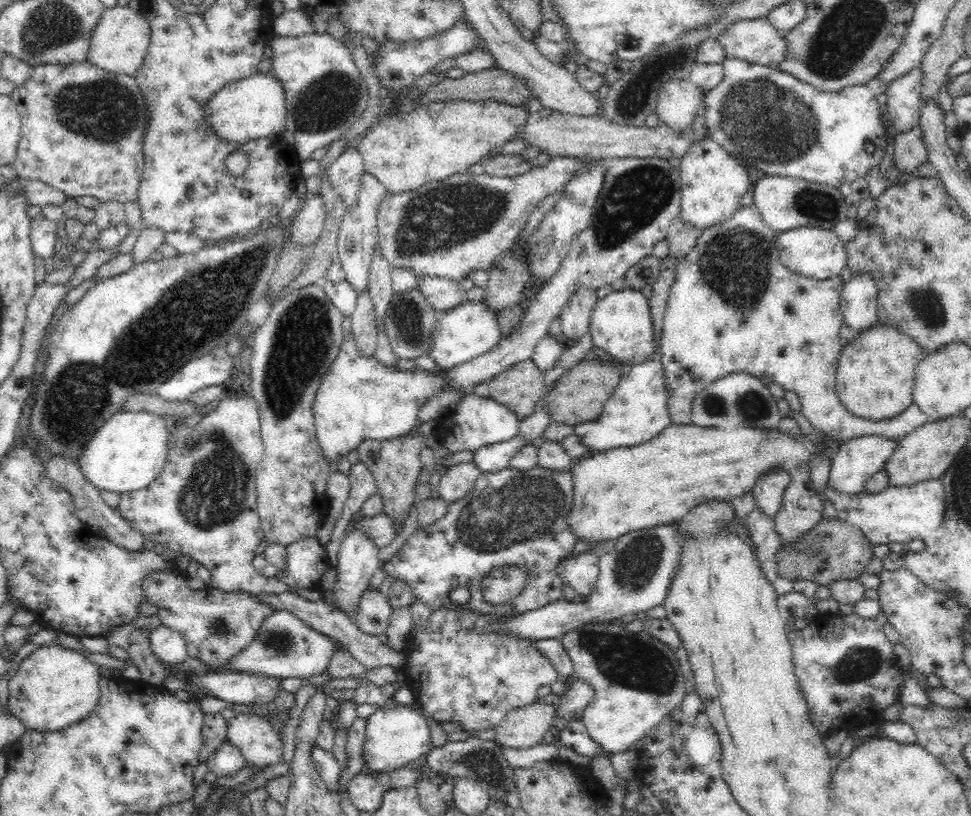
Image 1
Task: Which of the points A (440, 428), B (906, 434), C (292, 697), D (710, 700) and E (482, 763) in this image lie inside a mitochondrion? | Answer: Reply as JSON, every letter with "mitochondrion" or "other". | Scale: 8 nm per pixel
{"A":"other","B":"other","C":"other","D":"other","E":"mitochondrion"}

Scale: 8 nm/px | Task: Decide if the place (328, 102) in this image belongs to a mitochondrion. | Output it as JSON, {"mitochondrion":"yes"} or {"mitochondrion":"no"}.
{"mitochondrion":"yes"}

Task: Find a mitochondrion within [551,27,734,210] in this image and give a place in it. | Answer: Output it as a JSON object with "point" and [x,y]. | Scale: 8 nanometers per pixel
{"point":[633,97]}

